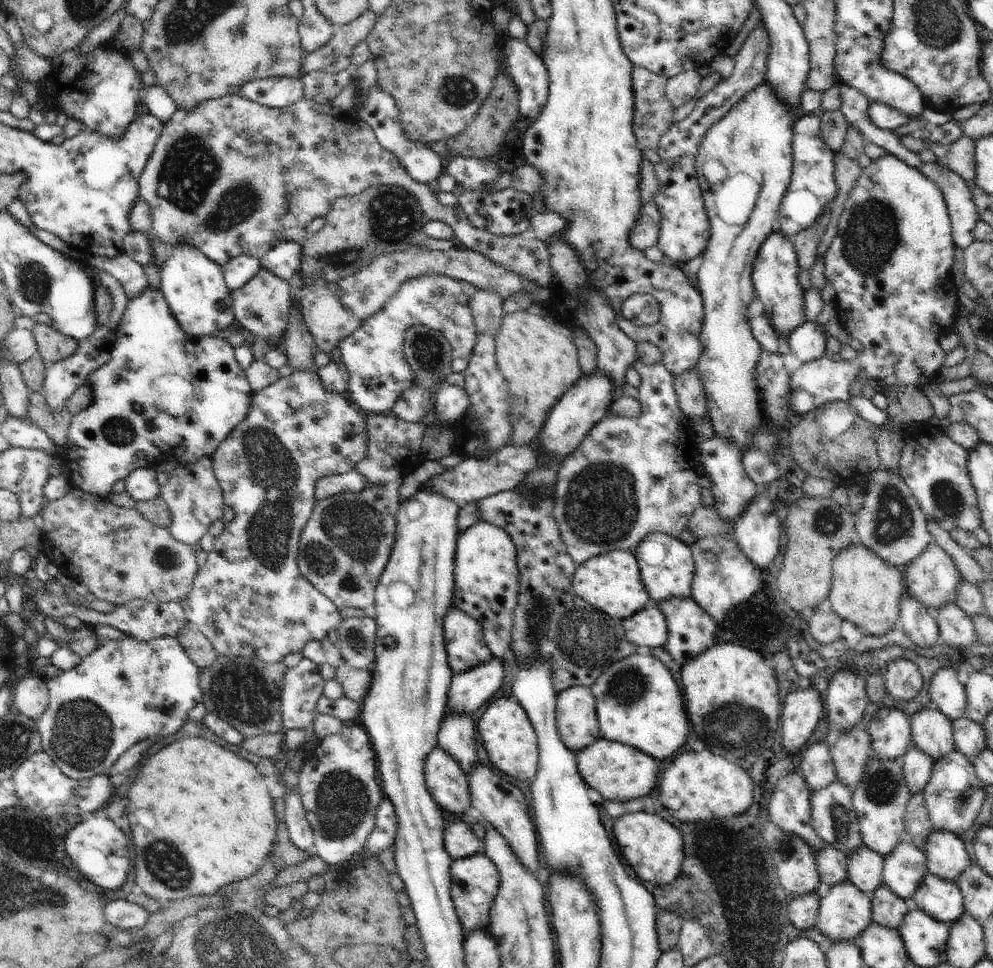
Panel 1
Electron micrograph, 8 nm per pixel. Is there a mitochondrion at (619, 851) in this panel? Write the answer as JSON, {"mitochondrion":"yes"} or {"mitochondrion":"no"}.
{"mitochondrion":"no"}

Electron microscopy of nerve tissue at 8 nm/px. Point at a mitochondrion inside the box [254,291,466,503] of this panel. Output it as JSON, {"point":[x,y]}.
{"point":[426,349]}

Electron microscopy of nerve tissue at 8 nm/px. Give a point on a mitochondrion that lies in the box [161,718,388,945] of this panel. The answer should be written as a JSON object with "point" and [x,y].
{"point":[341,801]}

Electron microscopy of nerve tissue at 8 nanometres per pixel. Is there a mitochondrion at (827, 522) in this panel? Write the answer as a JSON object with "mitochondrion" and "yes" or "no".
{"mitochondrion":"yes"}

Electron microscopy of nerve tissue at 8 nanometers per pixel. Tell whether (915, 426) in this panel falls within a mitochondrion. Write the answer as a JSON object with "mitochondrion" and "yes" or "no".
{"mitochondrion":"no"}

